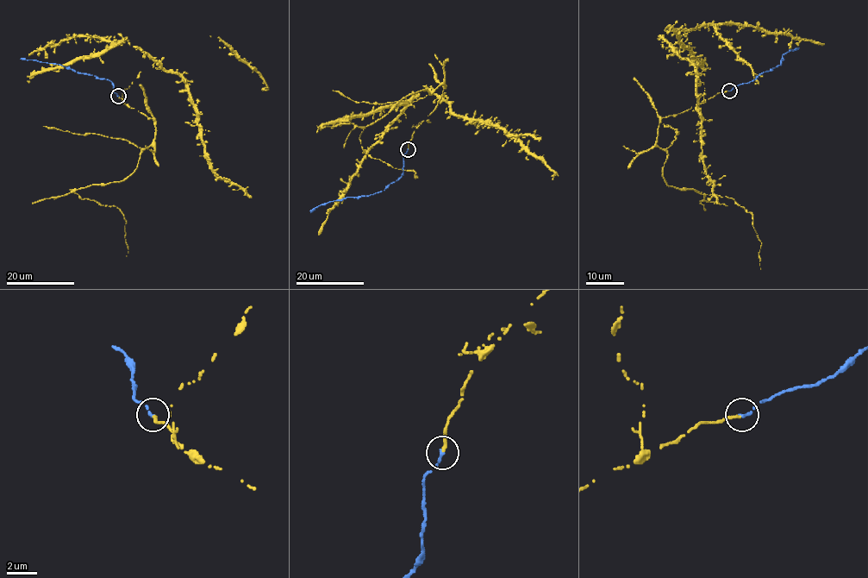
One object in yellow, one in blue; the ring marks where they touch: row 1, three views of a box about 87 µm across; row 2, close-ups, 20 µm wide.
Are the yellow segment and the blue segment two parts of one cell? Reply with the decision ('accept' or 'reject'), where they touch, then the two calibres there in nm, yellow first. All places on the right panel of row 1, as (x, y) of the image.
accept; at (729, 91); 240 nm thick on the yellow side, 240 nm on the other

